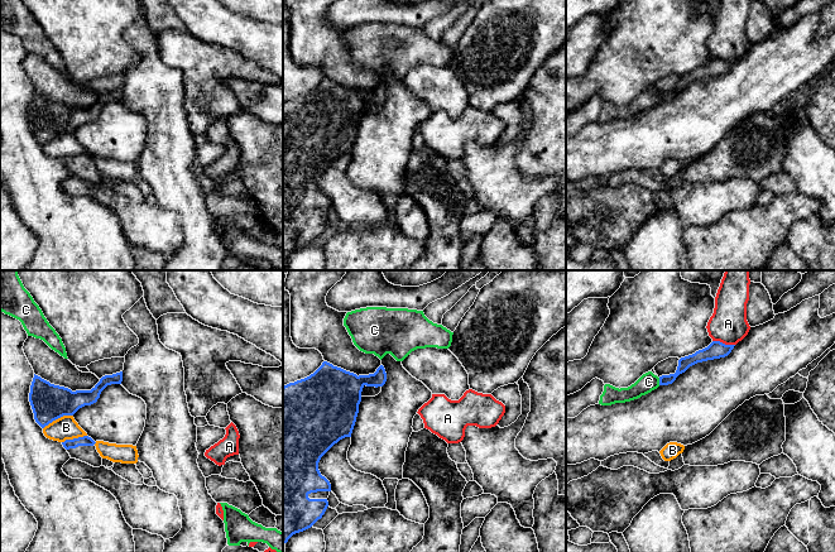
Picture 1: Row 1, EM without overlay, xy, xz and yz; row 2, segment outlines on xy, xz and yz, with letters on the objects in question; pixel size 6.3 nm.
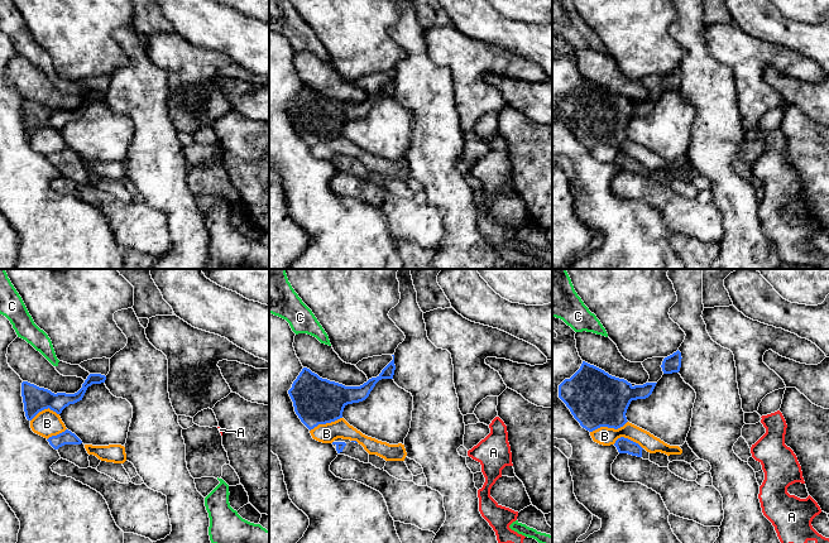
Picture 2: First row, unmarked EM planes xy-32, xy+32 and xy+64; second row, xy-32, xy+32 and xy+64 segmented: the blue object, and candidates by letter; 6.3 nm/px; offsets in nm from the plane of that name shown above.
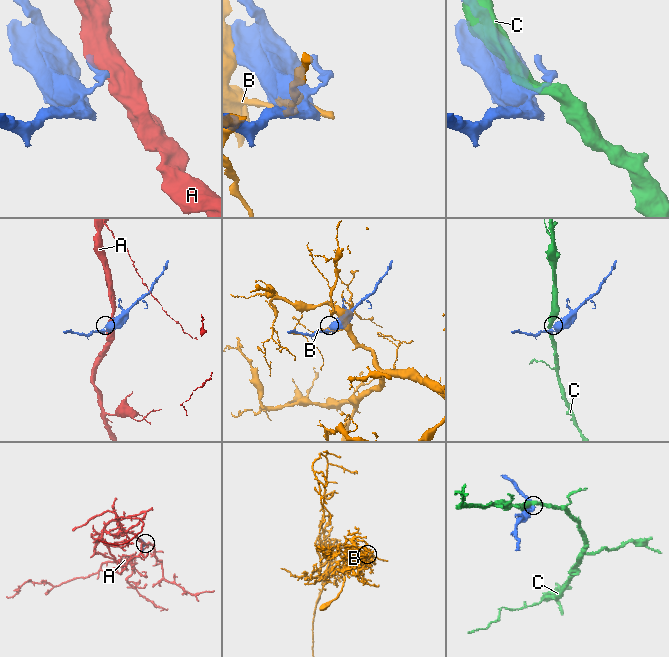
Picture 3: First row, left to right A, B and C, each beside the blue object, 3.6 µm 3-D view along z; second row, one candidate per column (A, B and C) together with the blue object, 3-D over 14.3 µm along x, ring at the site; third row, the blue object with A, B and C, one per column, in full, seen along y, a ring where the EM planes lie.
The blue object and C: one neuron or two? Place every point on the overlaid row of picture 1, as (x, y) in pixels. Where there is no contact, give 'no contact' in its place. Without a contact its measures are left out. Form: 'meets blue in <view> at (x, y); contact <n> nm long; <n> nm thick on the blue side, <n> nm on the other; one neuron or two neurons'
meets blue in yz at (660, 382); contact 50 nm long; 80 nm thick on the blue side, 120 nm on the other; two neurons

